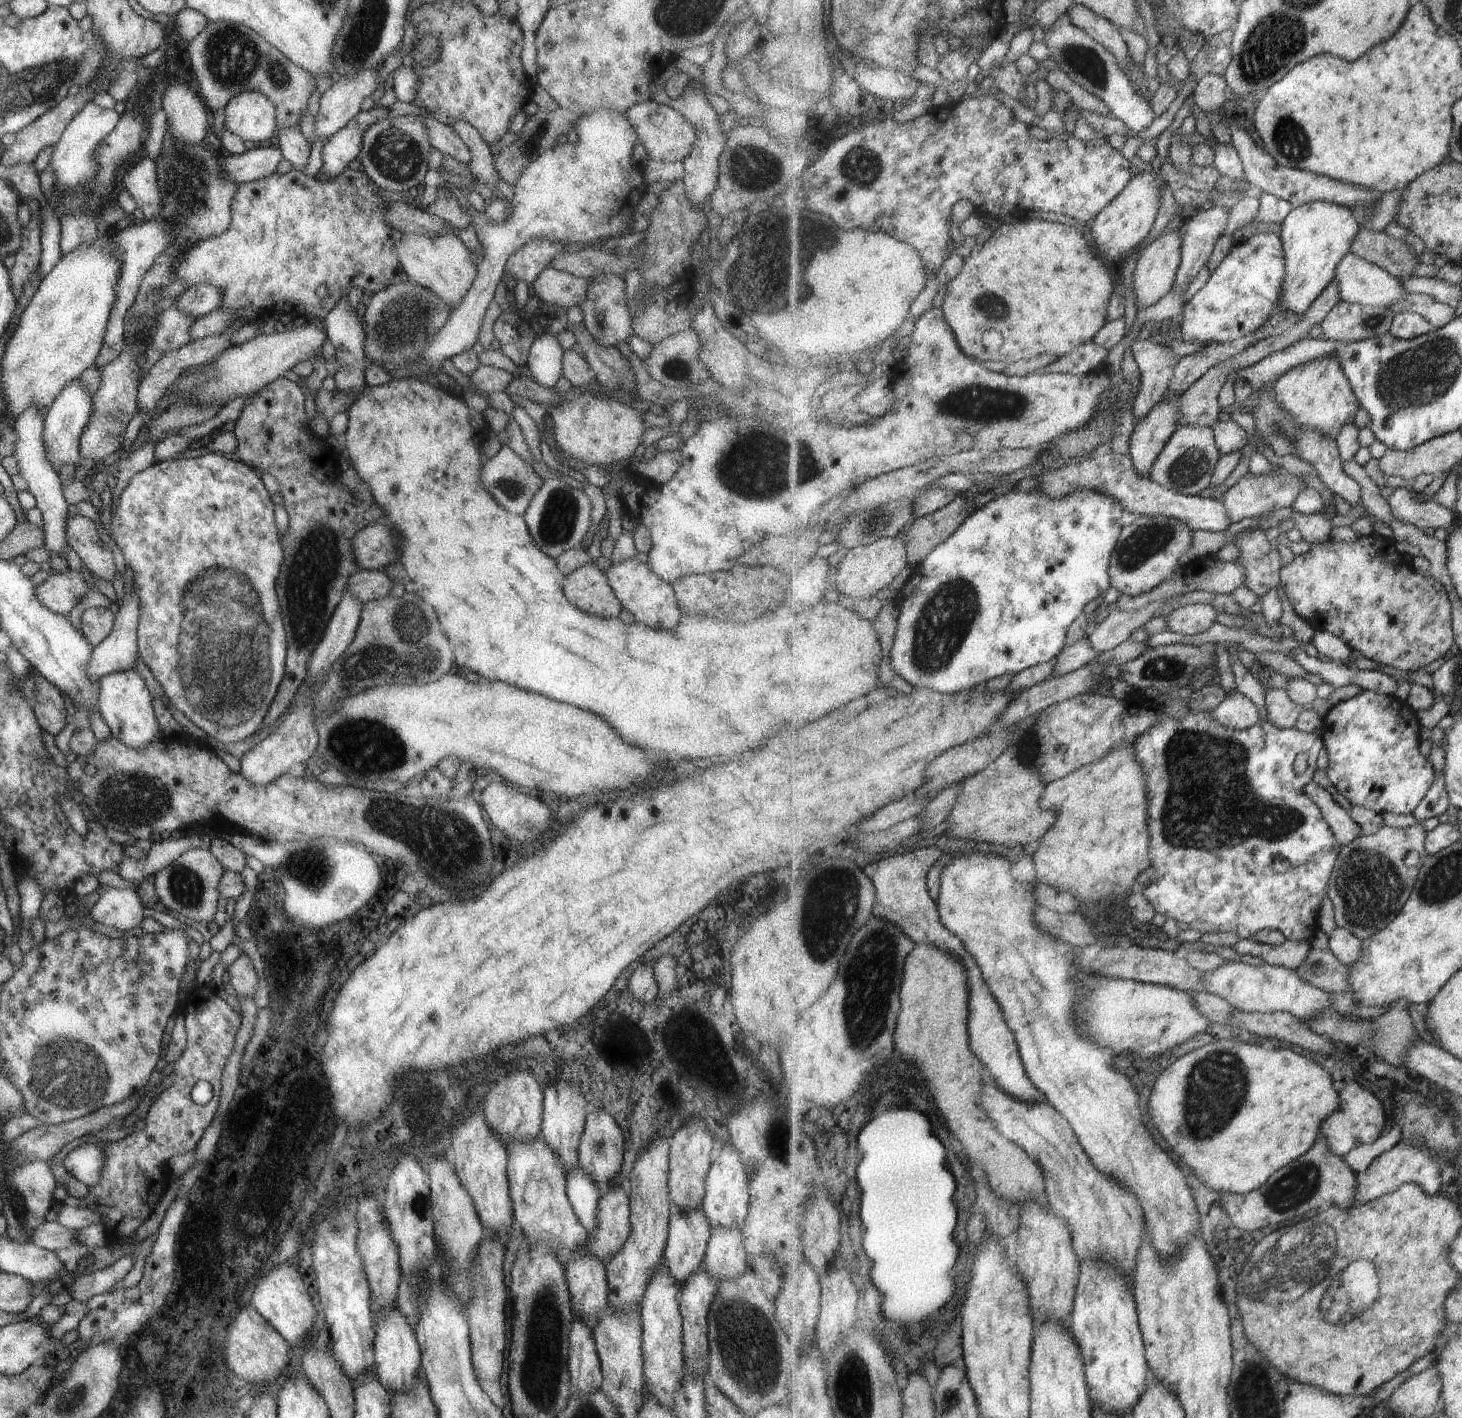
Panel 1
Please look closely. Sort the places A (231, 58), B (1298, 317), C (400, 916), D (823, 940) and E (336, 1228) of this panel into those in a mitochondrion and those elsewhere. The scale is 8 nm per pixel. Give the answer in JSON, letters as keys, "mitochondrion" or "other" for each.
{"A":"mitochondrion","B":"other","C":"other","D":"mitochondrion","E":"mitochondrion"}

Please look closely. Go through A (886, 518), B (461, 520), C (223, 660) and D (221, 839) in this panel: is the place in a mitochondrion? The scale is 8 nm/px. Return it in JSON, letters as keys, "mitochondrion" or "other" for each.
{"A":"mitochondrion","B":"other","C":"mitochondrion","D":"other"}

